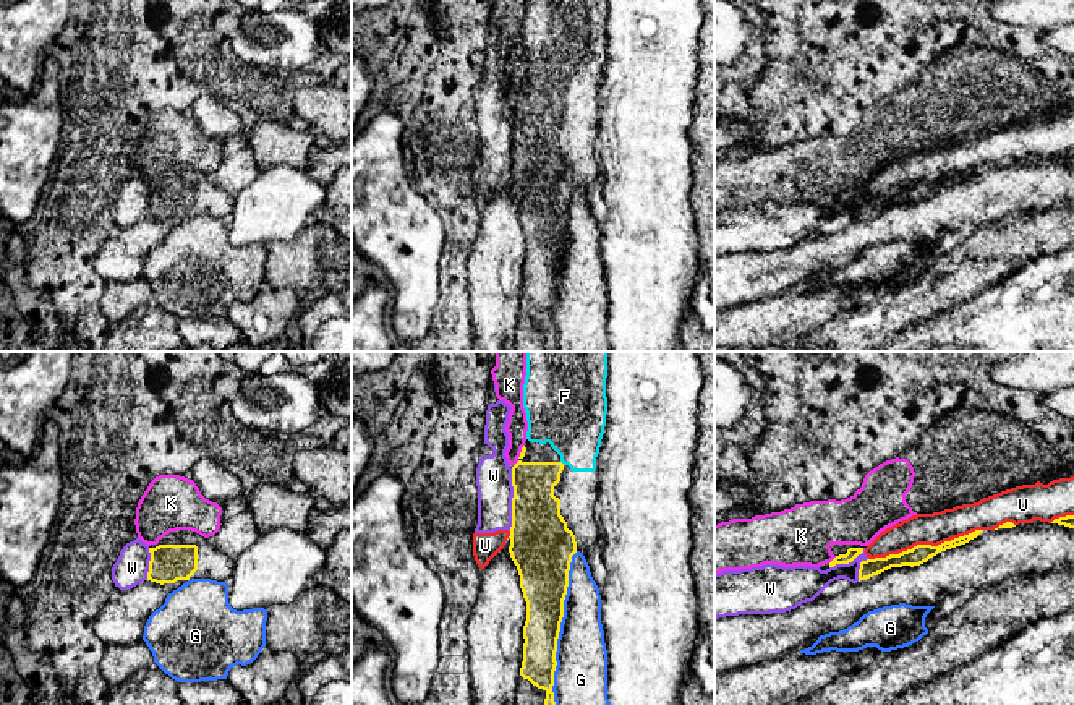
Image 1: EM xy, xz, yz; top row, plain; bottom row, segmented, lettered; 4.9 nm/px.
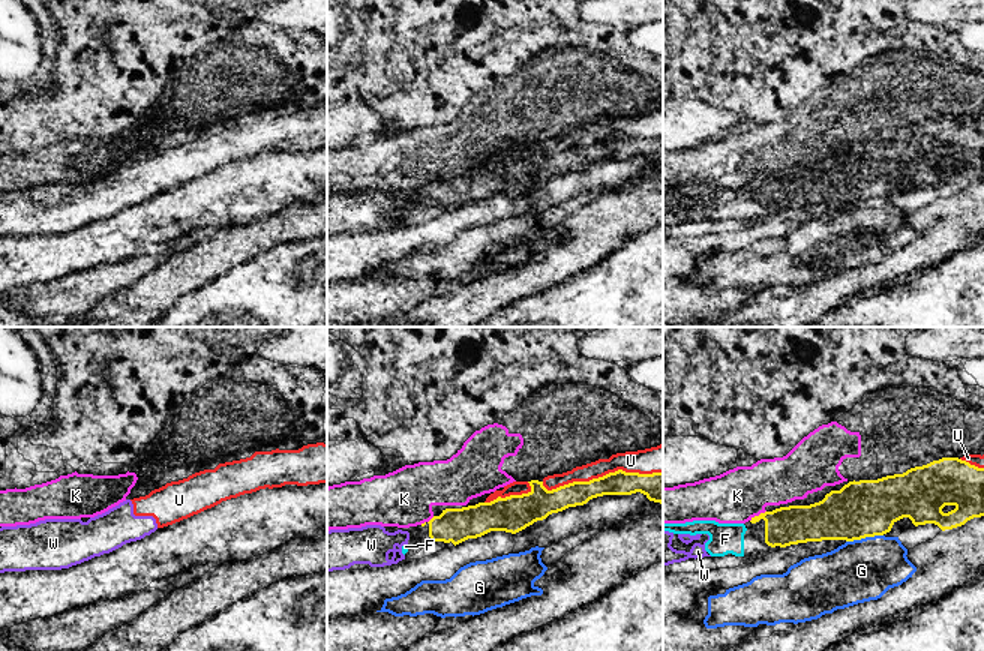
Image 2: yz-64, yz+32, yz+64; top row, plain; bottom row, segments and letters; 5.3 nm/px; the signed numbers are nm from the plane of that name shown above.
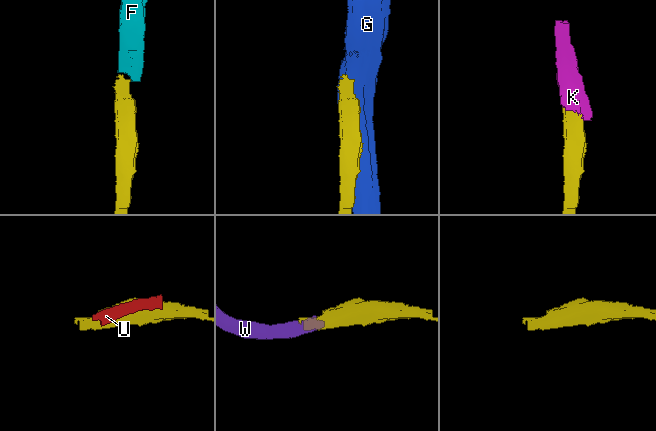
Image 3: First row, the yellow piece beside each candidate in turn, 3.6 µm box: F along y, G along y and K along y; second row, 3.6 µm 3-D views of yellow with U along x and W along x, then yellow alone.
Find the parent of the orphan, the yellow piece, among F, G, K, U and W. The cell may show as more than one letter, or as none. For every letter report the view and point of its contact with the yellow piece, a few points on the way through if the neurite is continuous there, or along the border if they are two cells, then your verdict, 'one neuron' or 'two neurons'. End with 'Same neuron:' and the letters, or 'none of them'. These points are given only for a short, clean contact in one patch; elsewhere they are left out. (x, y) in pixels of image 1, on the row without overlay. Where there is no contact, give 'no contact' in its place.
F: no contact; one neuron
G: meets yellow in xz at (559, 268); two neurons
K: meets yellow in yz at (833, 196); two neurons
U: meets yellow in yz at (925, 182); two neurons
W: meets yellow in xz at (512, 136); border along xz (512, 106), (512, 162), (509, 167); two neurons
Same neuron: F

